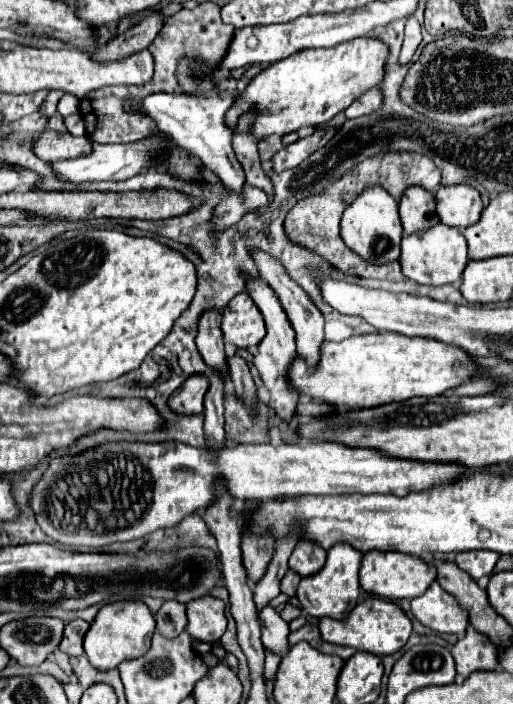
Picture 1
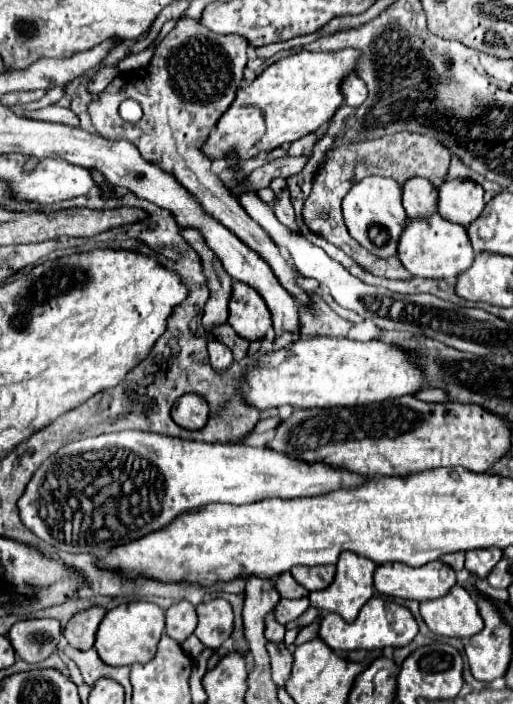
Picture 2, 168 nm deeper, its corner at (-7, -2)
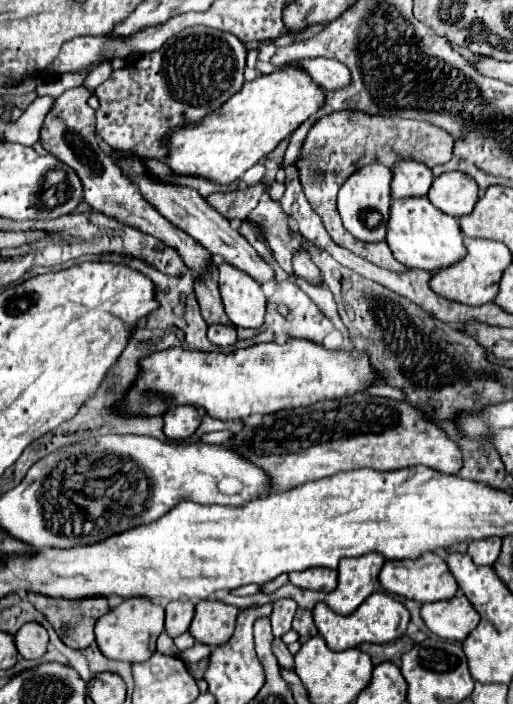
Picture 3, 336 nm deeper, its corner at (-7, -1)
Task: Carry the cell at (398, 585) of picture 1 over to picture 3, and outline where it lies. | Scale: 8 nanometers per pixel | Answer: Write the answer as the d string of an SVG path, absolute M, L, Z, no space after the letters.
M424 553L424 557L418 557L416 561L386 561L380 571L380 585L388 593L414 599L418 603L450 599L458 591L458 585L452 573L448 571L444 559L438 553Z

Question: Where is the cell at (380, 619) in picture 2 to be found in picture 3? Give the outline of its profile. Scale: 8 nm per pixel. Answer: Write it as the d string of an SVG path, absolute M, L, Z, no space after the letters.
M384 591L372 593L372 597L368 597L368 601L364 601L364 605L360 605L360 609L356 609L356 613L352 613L348 617L334 613L324 603L320 603L312 609L312 617L314 617L314 625L318 627L318 633L326 639L326 645L332 651L344 651L344 649L350 649L350 647L358 647L360 643L394 641L394 639L398 639L406 633L406 625L410 621L408 609Z

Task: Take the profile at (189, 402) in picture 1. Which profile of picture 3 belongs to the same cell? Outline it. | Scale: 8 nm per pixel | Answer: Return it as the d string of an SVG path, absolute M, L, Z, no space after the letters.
M184 405L184 407L176 407L164 413L164 435L168 435L168 439L174 441L182 441L188 439L200 425L200 413L196 407Z

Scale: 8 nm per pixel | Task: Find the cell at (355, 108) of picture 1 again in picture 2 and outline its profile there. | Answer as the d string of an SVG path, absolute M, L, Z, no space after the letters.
M348 76L342 84L342 92L344 92L344 104L358 108L366 98L368 98L368 88L364 86L364 80L360 80L358 76Z

